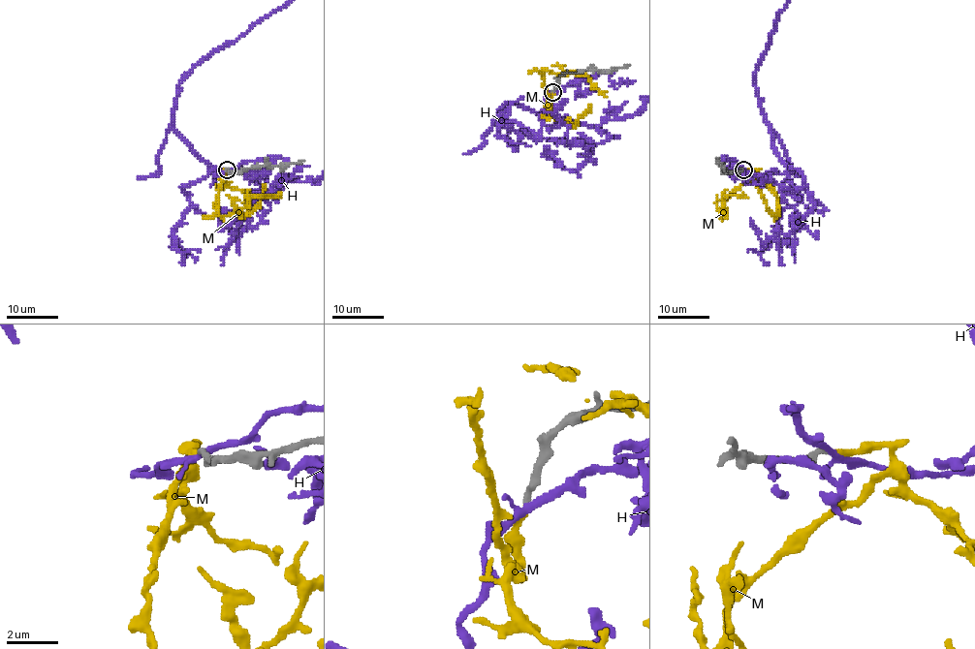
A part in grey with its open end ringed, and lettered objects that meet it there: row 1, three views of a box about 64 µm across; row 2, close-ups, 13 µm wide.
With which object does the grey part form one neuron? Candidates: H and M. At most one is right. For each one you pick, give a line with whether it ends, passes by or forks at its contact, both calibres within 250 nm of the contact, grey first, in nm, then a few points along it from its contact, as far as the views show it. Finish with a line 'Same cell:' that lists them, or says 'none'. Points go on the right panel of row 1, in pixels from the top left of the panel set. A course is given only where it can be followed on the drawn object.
M: it ends there; 280 nm thick on the grey side, 200 nm on the other; it runs (743, 170), (755, 169), (756, 171), (723, 201), (721, 214), (723, 214), (725, 197), (748, 198)
Same cell: M

